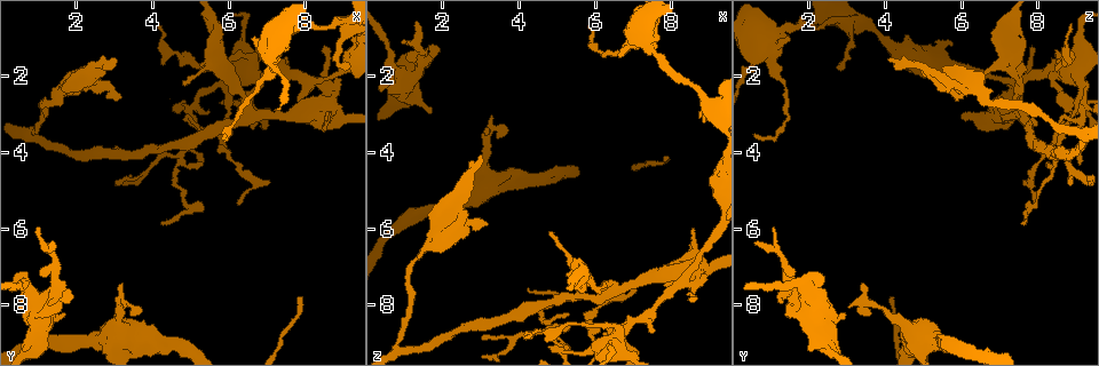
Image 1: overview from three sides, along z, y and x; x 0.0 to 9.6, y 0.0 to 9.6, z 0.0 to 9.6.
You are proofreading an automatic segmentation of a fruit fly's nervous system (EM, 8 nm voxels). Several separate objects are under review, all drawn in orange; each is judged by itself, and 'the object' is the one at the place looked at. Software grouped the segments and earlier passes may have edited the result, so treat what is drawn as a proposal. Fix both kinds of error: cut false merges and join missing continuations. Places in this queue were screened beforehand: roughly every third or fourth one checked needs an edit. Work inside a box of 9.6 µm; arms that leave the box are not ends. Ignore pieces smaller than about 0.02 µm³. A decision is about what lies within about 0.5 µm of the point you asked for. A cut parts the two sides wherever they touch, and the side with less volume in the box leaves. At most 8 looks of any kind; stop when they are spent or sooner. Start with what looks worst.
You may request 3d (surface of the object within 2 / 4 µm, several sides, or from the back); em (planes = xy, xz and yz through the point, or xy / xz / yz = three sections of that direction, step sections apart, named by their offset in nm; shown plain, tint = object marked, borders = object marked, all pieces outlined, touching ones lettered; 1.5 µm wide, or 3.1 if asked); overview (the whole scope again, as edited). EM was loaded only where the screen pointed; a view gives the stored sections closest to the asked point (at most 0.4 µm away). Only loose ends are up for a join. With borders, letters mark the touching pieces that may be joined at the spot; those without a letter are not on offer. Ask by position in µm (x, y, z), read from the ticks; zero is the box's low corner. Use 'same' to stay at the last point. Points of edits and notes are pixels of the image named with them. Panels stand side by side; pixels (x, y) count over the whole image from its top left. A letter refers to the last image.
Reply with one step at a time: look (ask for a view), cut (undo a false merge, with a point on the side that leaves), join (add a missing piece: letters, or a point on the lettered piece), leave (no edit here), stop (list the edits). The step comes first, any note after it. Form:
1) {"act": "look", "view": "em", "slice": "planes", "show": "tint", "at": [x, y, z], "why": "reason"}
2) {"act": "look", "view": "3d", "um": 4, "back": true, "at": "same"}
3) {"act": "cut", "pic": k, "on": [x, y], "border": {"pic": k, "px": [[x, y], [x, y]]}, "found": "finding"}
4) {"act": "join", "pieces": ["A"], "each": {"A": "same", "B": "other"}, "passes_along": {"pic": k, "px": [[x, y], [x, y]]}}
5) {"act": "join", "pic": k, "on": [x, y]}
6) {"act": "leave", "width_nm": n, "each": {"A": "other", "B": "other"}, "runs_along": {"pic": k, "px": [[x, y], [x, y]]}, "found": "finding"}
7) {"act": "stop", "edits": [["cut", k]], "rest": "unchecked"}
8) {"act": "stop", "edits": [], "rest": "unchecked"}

{"act": "look", "view": "em", "slice": "yz", "step": 8, "show": "borders", "at": [8.30, 2.15, 7.30], "why": "two arms in line, one across"}

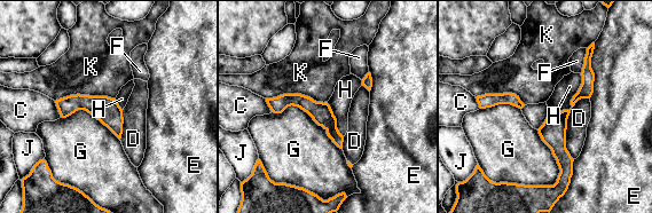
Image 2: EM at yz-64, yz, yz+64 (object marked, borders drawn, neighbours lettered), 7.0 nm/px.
{"act": "leave", "each": {"C": "other", "D": "other", "E": "other", "F": "other", "G": "other", "H": "other", "J": "other", "K": "other"}, "found": "all the same neuron"}

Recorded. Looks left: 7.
{"act": "look", "view": "3d", "um": 2, "at": [1.50, 7.30, 1.50], "why": "thick turns thin"}

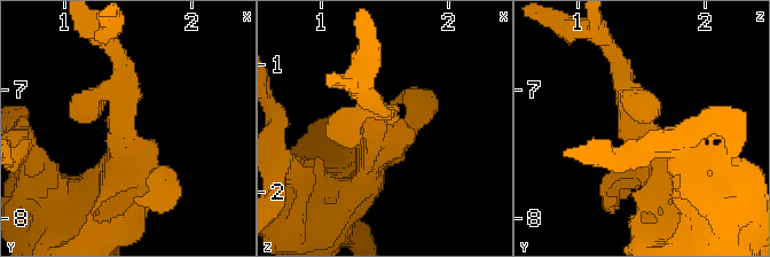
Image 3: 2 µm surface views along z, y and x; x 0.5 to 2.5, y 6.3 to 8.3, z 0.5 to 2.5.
{"act": "look", "view": "em", "slice": "xy", "step": 8, "show": "tint", "at": [1.46, 7.32, 1.46]}

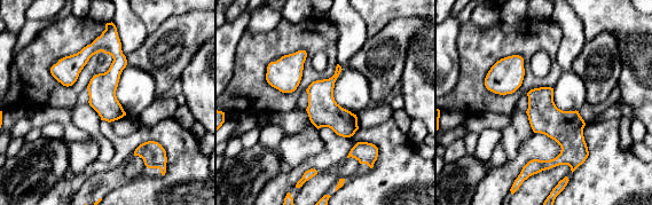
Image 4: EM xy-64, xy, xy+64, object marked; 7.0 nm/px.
{"act": "look", "view": "em", "slice": "xy", "step": 8, "show": "borders", "at": "same", "why": "what lies round it"}

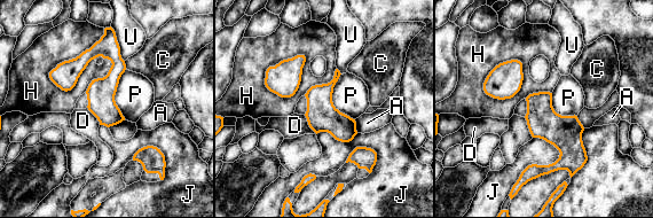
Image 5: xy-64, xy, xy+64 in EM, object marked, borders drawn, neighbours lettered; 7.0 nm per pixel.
{"act": "leave", "width_nm": 200, "each": {"A": "other", "C": "other", "D": "other", "H": "other", "J": "other", "P": "other", "U": "other"}, "runs_along": {"pic": 5, "px": [[103, 39], [115, 57], [110, 123]]}, "found": "continuous, no second neuron"}

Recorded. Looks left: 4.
{"act": "look", "view": "3d", "um": 4, "at": [7.65, 0.75, 1.45], "why": "thick turns thin"}

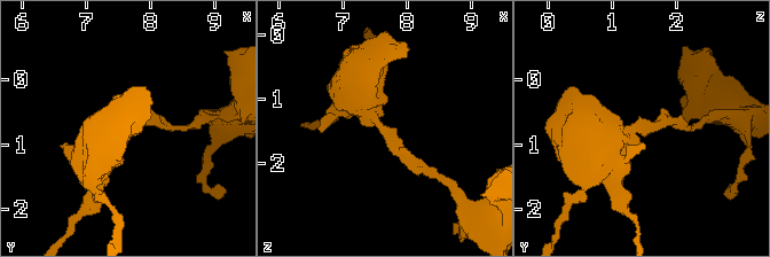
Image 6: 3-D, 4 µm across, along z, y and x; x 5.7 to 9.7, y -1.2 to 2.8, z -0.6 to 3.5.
{"act": "look", "view": "em", "slice": "yz", "step": 8, "show": "tint", "at": [7.65, 0.75, 1.50]}

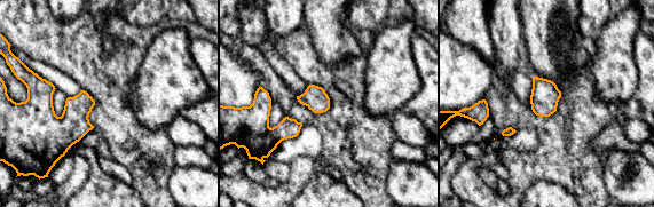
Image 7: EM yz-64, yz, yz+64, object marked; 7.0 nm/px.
{"act": "look", "view": "em", "slice": "yz", "step": 8, "show": "borders", "at": "same"}

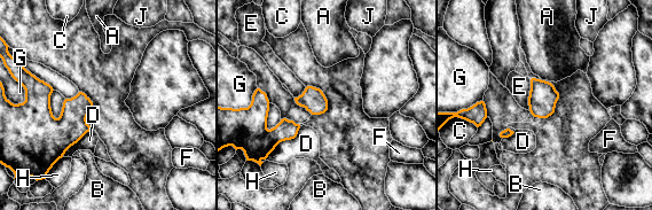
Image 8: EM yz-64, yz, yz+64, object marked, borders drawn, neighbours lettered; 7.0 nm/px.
{"act": "leave", "longest_contact_nm": ["D", 320], "each": {"A": "other", "B": "other", "C": "other", "D": "other", "E": "other", "F": "other", "G": "other", "H": "other", "J": "other"}, "border": {"pic": 8, "px": [[531, 79], [528, 109]]}, "found": "continuous, no second neuron"}

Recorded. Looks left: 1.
{"act": "stop", "edits": [], "rest": "unchecked"}

